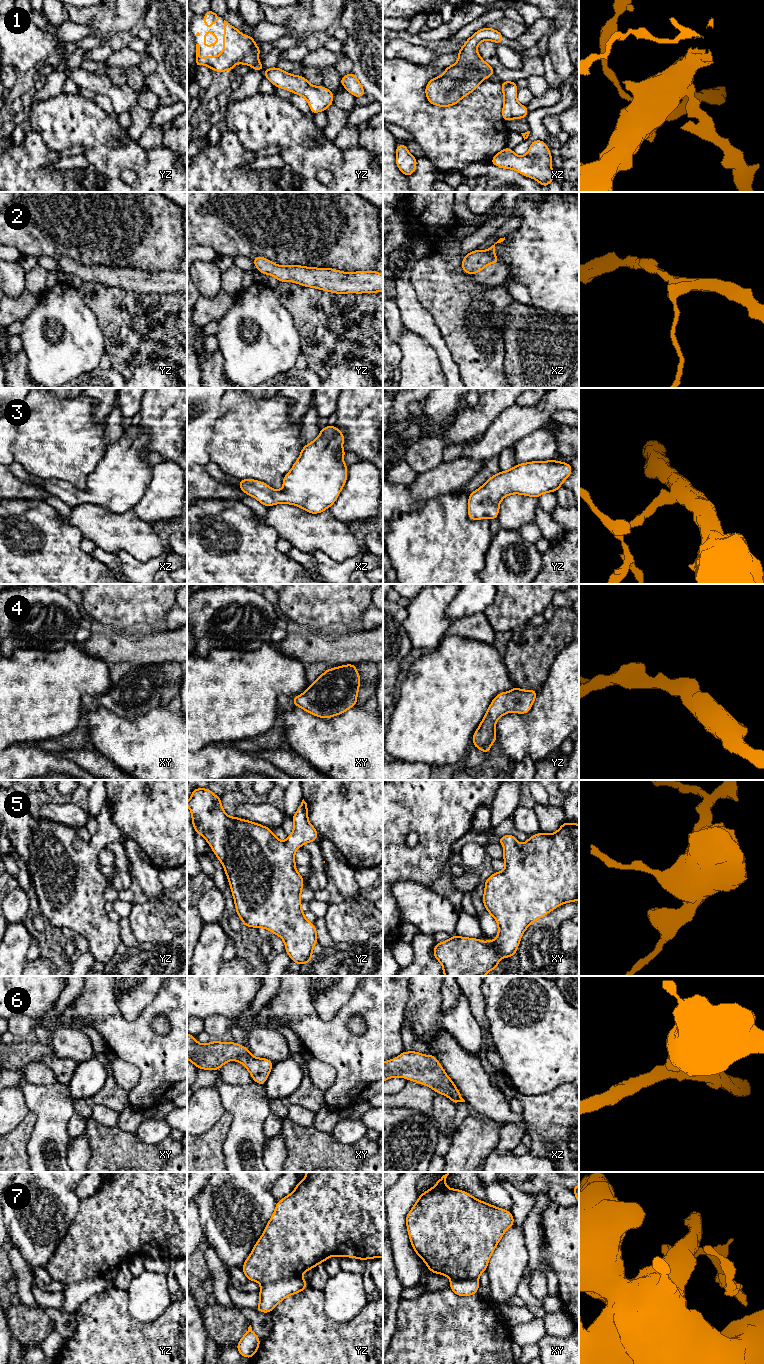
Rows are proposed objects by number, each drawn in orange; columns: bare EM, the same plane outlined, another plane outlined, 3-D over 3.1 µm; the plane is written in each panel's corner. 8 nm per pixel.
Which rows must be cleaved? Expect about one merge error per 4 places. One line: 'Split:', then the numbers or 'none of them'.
Split: none of them

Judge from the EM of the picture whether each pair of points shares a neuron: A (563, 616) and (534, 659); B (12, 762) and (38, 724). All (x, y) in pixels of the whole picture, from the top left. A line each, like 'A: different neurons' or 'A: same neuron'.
A: same neuron
B: different neurons

